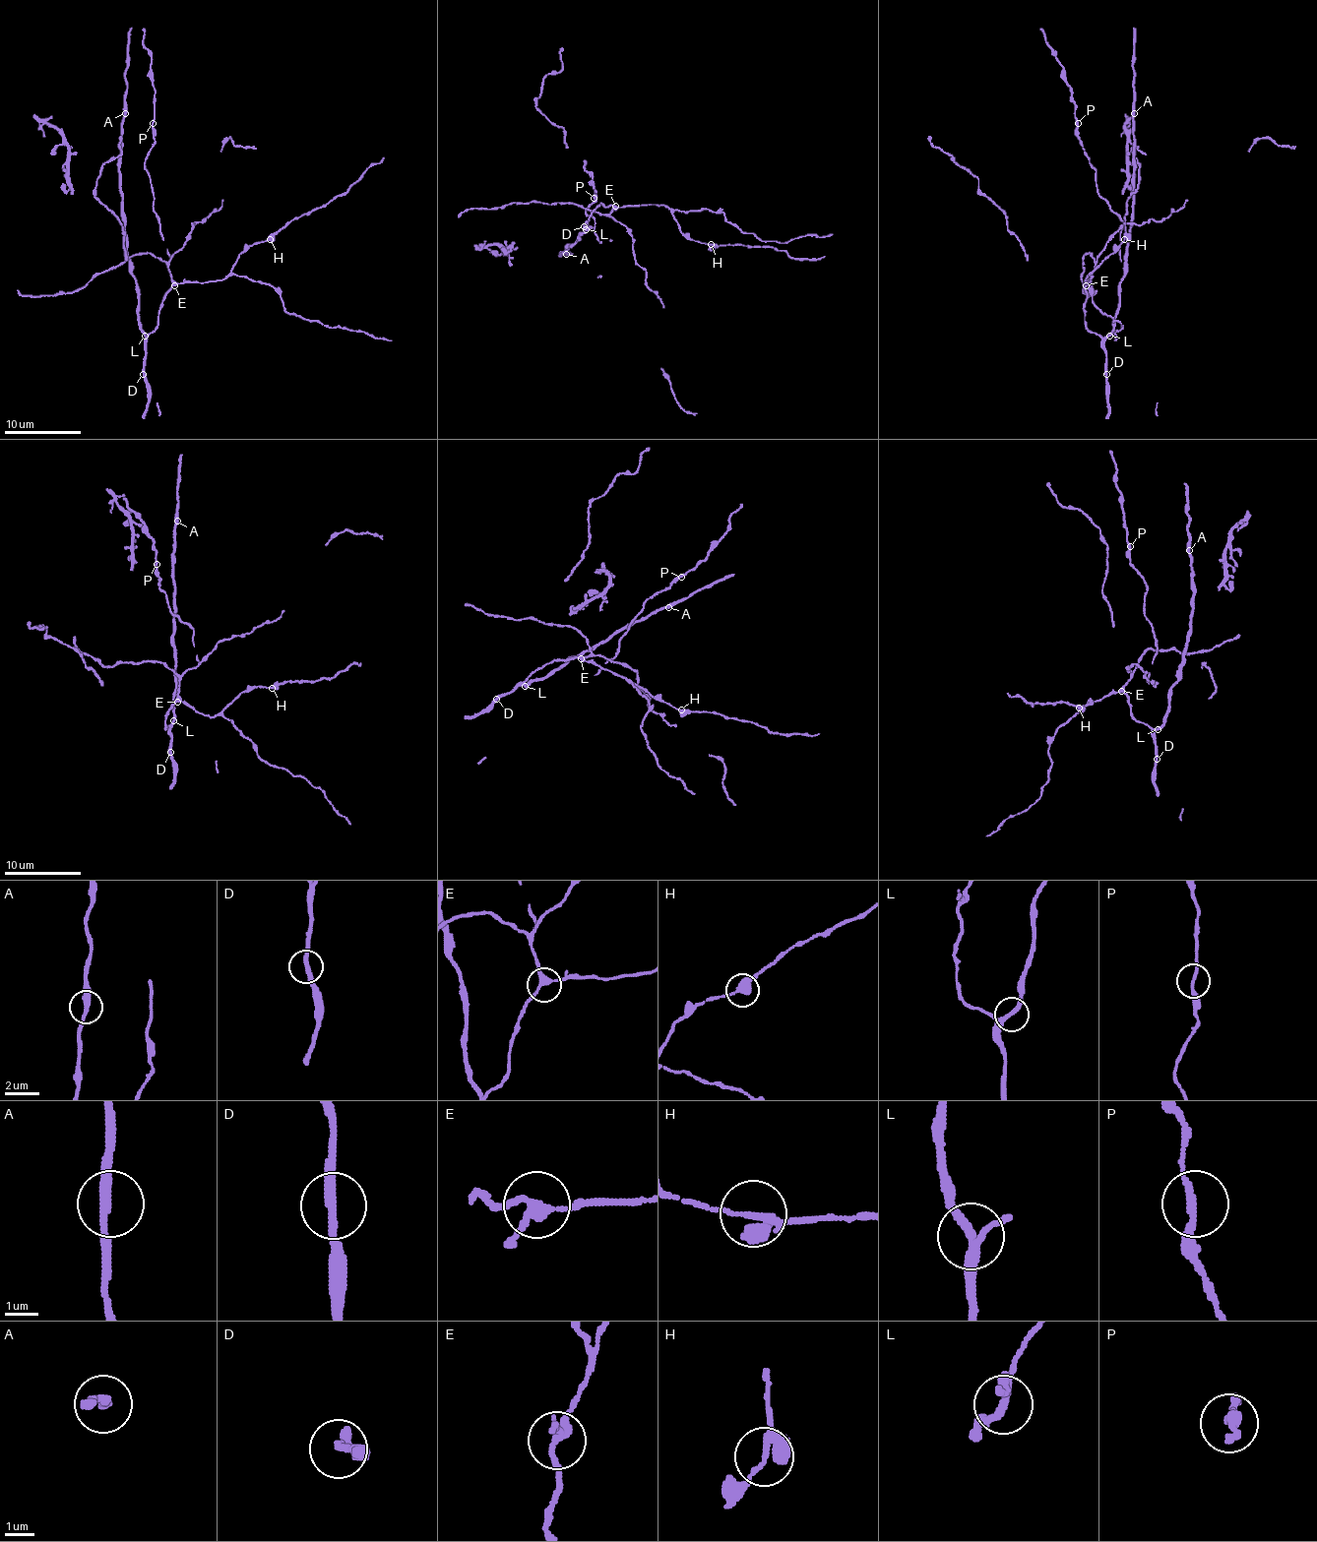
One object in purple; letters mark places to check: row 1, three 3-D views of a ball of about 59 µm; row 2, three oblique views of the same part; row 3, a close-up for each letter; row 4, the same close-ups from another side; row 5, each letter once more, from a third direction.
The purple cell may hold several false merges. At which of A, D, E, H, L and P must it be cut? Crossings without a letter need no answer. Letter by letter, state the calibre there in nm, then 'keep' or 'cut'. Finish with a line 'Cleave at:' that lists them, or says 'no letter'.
A: 280 nm | keep
D: 260 nm | keep
E: 240 nm | keep
H: 150 nm | keep
L: 240 nm | keep
P: 200 nm | keep
Cleave at: no letter

